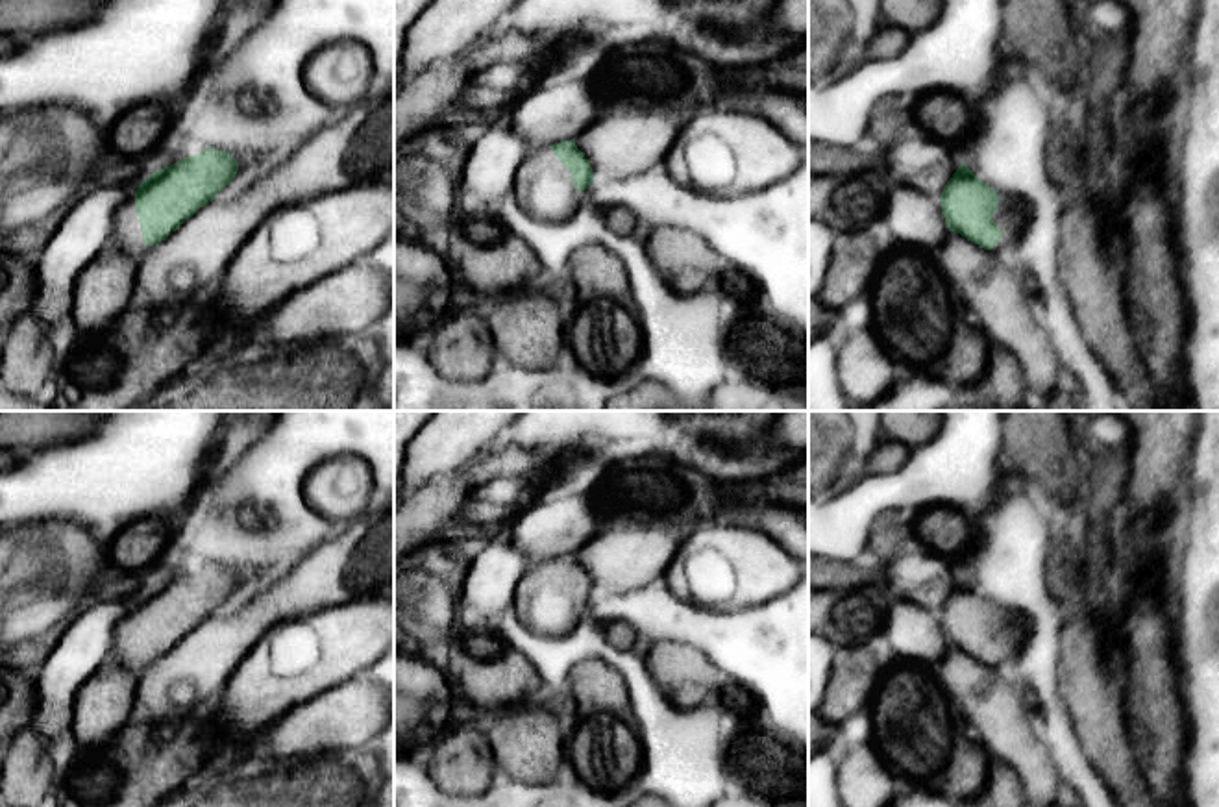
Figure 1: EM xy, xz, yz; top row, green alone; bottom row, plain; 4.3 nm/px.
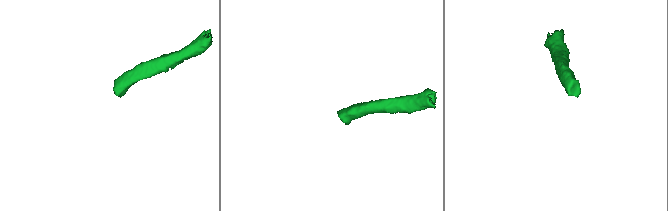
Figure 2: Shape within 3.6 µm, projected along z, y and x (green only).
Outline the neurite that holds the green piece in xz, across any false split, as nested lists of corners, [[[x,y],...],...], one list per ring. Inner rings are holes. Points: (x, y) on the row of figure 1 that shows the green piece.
[[[575,139],[560,141],[527,154],[516,172],[514,194],[529,217],[562,222],[586,200],[592,180],[590,161]]]

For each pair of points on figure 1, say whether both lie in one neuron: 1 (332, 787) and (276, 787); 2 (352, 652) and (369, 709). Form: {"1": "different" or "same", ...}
{"1": "same", "2": "different"}

